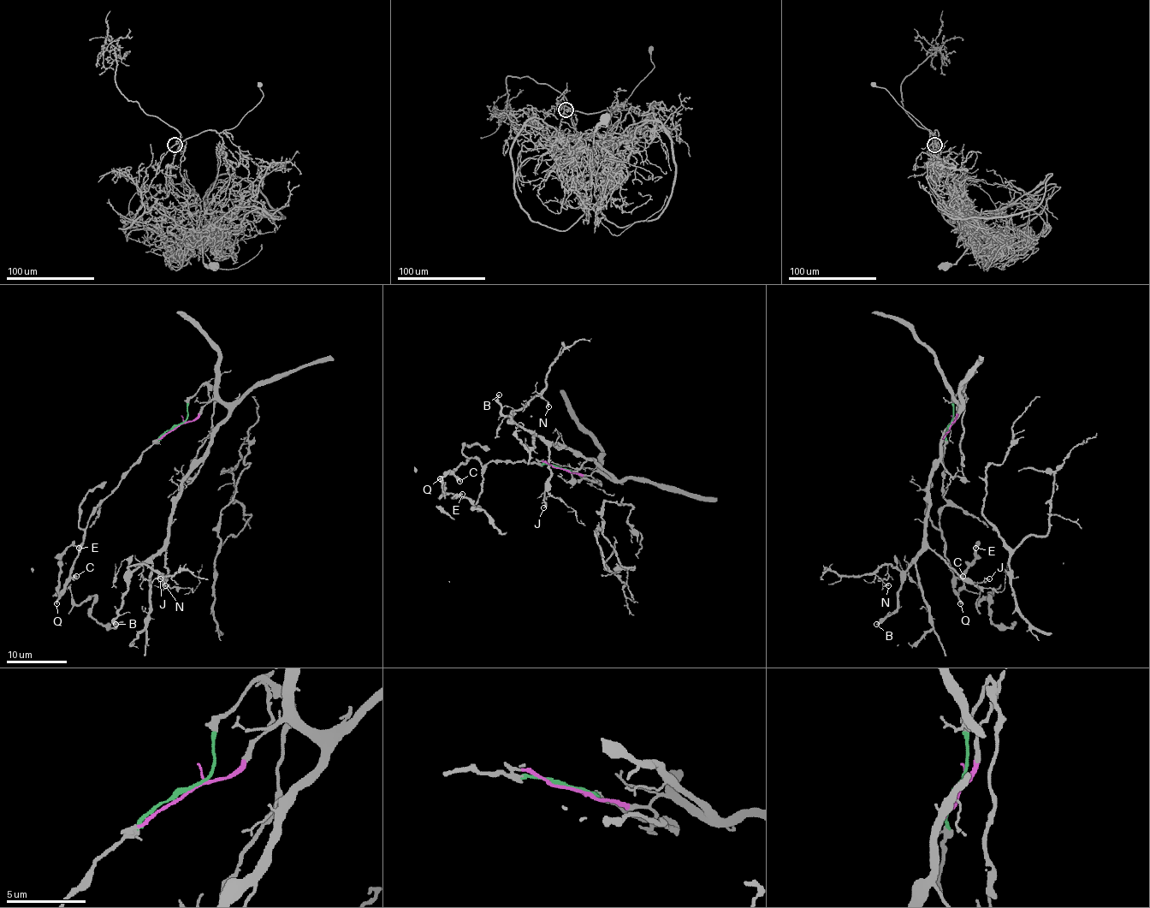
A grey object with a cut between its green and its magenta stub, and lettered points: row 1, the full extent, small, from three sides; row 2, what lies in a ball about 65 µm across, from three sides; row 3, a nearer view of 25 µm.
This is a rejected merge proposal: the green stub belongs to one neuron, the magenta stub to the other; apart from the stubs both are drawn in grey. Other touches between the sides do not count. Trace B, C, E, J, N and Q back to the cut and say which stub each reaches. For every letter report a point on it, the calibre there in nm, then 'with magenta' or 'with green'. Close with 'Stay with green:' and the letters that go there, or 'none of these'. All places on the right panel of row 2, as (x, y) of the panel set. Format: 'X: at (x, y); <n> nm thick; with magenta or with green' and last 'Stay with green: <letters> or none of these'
B: at (876, 624); 320 nm thick; with magenta
C: at (963, 576); 280 nm thick; with green
E: at (975, 548); 200 nm thick; with green
J: at (989, 578); 140 nm thick; with magenta
N: at (888, 585); 190 nm thick; with magenta
Q: at (960, 603); 240 nm thick; with green
Stay with green: C, E, Q

